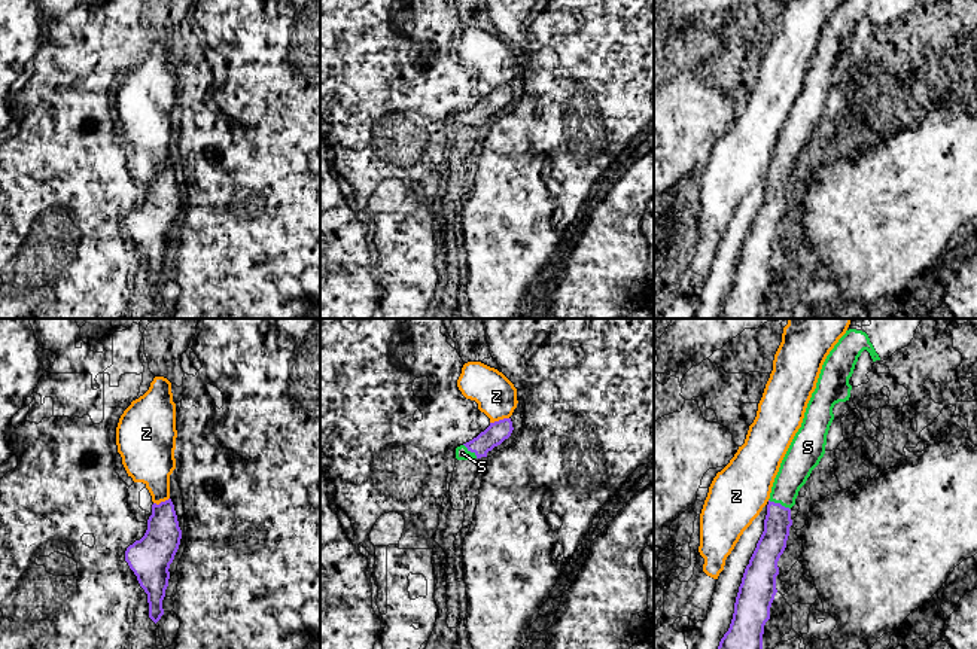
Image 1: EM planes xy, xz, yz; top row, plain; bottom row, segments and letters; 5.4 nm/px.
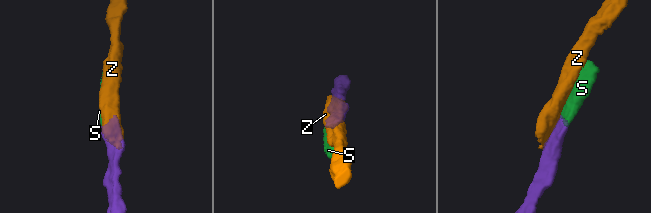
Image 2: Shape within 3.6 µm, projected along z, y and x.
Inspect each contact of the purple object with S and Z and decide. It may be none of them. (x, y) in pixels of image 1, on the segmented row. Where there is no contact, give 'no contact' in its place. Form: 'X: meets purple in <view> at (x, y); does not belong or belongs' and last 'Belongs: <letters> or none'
S: meets purple in yz at (779, 503); belongs
Z: meets purple in xz at (499, 420); does not belong
Belongs: S

